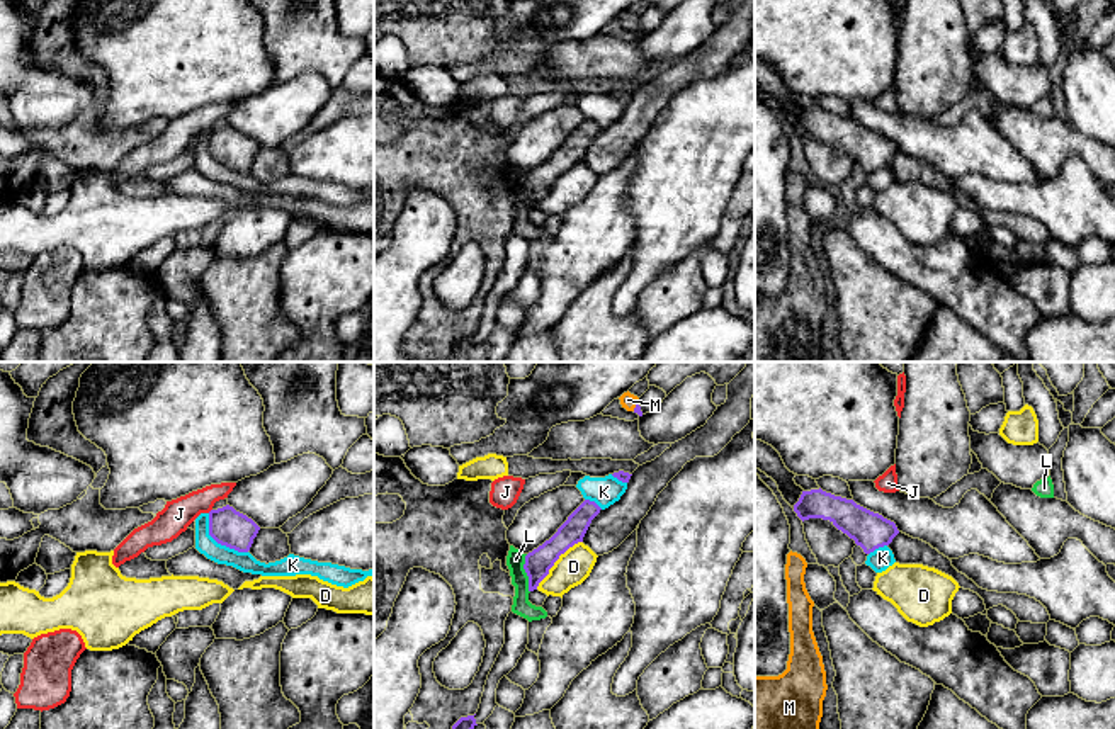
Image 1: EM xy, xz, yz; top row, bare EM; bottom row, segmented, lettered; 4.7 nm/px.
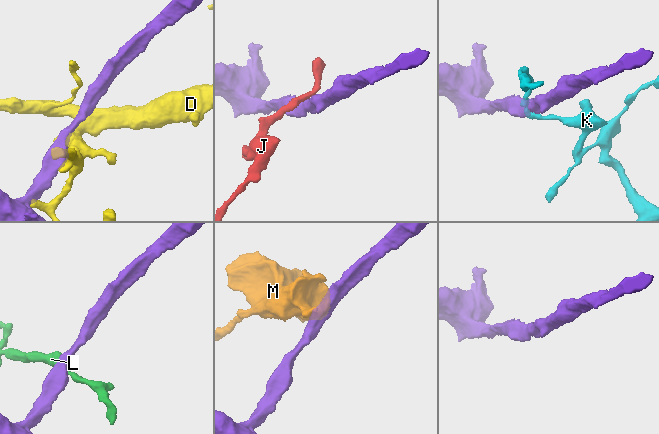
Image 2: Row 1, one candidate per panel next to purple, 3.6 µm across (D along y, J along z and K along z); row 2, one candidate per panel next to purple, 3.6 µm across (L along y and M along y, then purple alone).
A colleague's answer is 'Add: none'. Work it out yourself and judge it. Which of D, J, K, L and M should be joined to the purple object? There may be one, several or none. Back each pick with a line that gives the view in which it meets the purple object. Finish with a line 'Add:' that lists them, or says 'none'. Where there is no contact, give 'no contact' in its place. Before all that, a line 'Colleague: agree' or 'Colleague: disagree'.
Colleague: disagree
M: xz
Add: M

